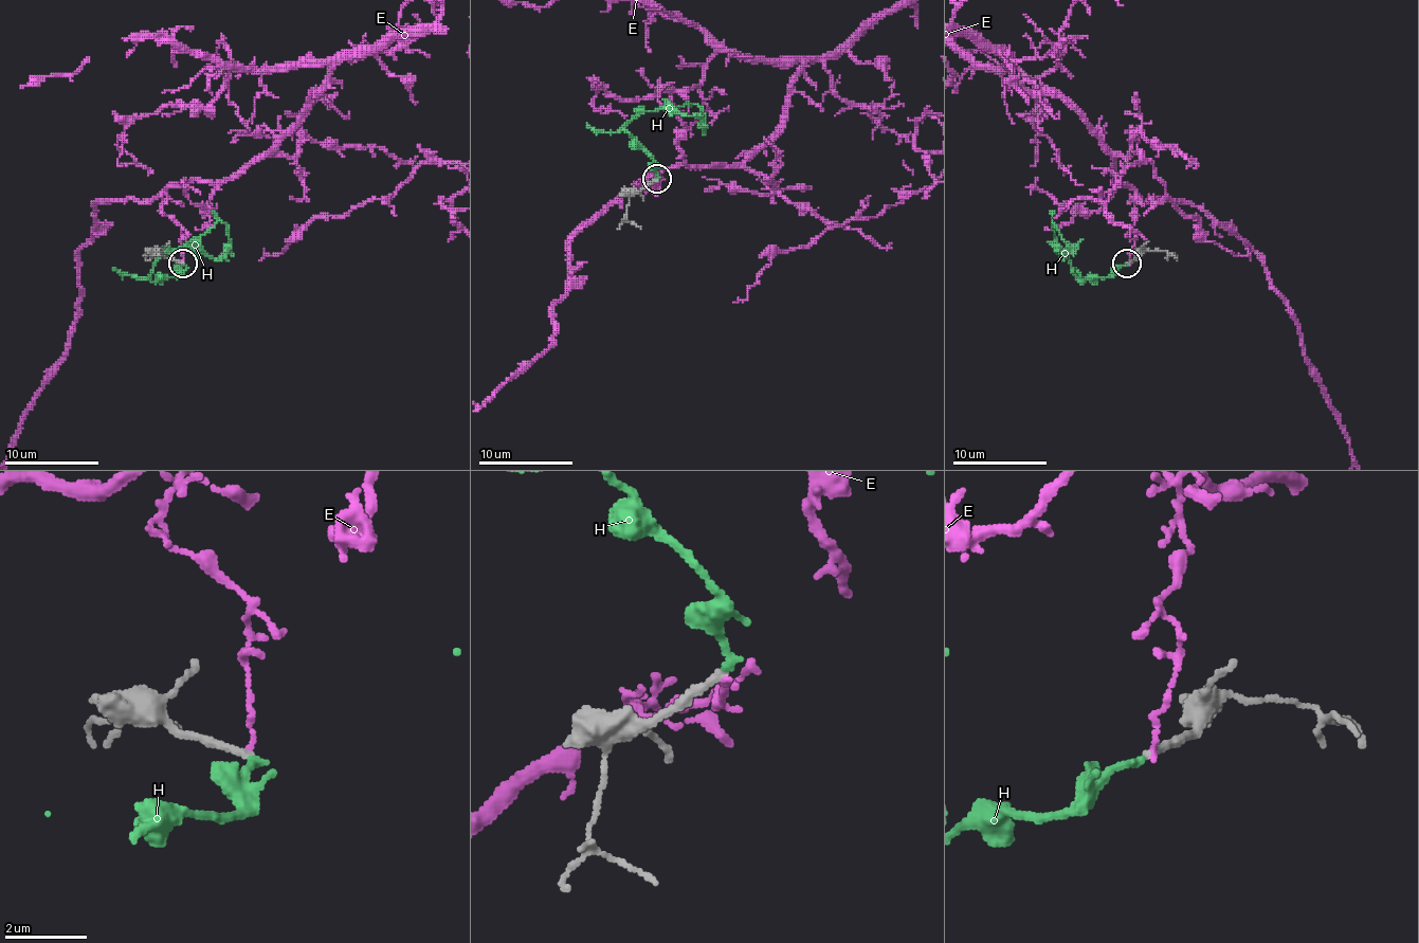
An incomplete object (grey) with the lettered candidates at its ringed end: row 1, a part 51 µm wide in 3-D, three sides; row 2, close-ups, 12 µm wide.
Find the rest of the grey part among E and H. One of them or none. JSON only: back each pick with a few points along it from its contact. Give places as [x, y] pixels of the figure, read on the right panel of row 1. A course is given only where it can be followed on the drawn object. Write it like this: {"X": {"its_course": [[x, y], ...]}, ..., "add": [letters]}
{"H": {"its_course": [[1127, 263], [1104, 276], [1080, 282], [1056, 246], [1063, 258], [1083, 239]]}, "add": ["H"]}

